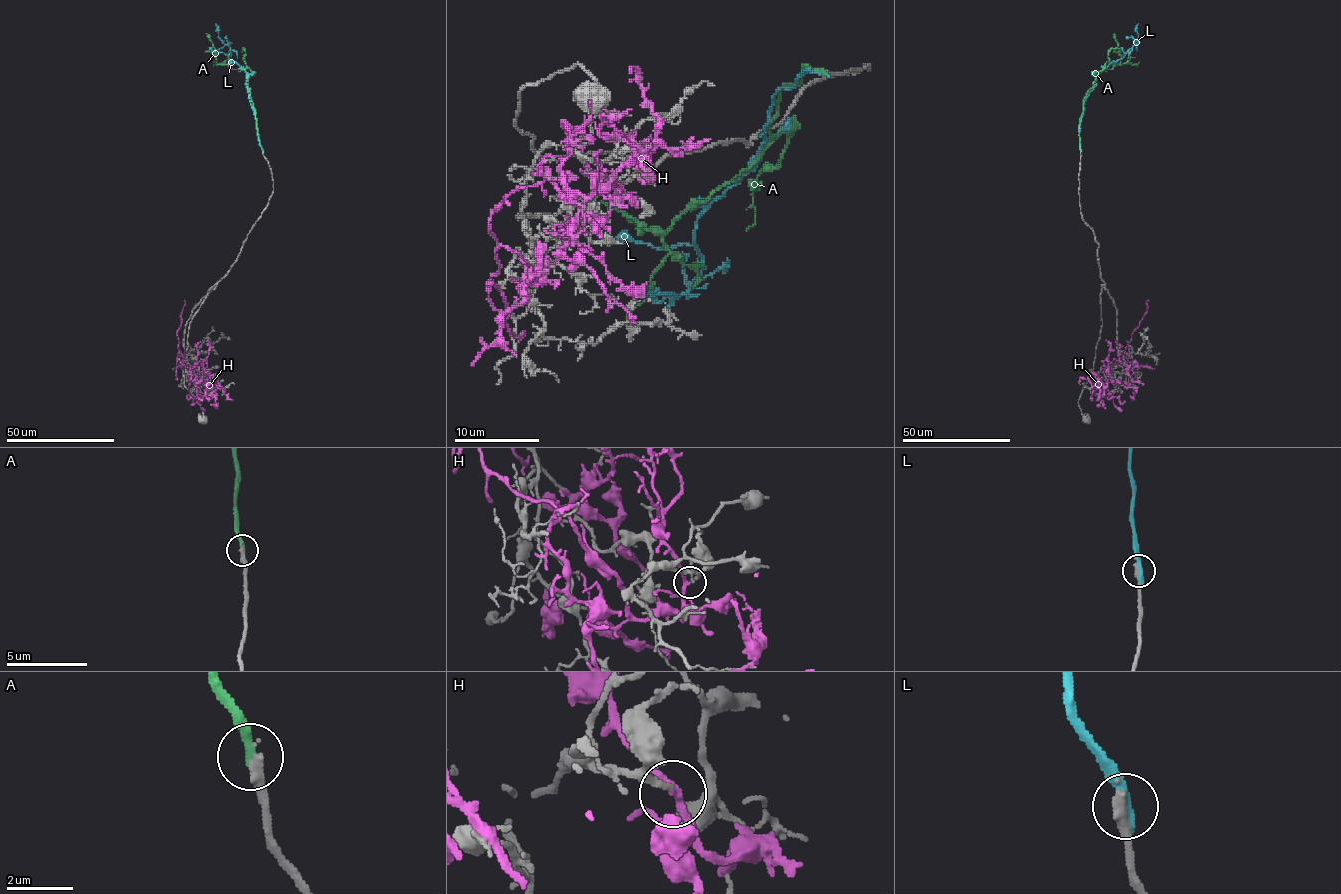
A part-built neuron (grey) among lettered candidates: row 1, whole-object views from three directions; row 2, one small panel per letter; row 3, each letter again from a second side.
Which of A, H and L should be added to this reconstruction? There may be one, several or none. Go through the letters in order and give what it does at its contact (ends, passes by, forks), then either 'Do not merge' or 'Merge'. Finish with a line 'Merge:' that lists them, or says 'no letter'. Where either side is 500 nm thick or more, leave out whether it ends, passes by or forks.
A: It ends there. Merge
H: It passes by. Do not merge
L: It ends there. Do not merge
Merge: A

